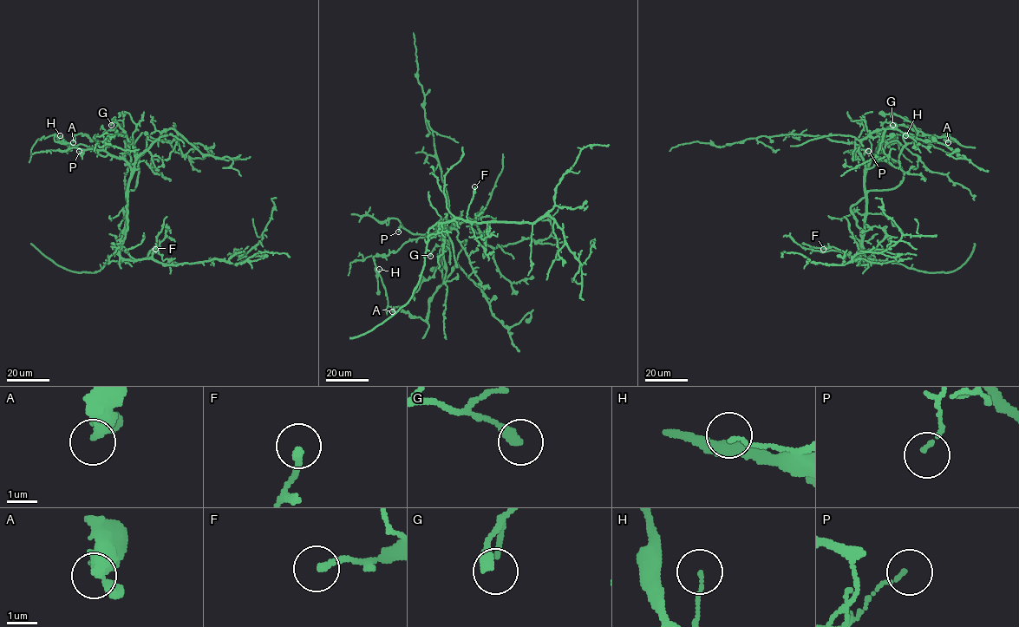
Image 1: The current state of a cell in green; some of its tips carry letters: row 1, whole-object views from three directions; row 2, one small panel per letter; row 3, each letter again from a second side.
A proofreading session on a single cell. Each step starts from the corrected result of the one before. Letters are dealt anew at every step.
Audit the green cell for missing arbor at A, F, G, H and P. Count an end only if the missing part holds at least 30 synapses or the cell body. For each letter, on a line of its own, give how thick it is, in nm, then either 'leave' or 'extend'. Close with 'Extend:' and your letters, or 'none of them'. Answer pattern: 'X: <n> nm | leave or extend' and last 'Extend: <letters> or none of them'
A: 320 nm | leave
F: 240 nm | leave
G: 360 nm | leave
H: 100 nm | leave
P: 130 nm | leave
Extend: none of them

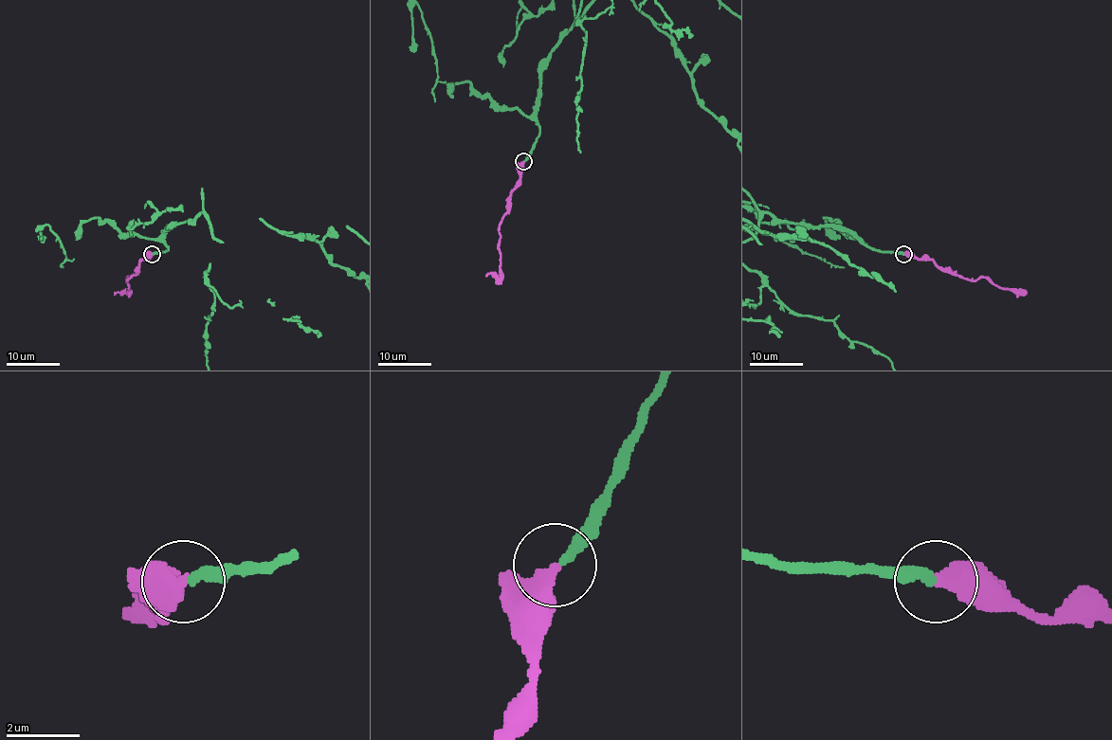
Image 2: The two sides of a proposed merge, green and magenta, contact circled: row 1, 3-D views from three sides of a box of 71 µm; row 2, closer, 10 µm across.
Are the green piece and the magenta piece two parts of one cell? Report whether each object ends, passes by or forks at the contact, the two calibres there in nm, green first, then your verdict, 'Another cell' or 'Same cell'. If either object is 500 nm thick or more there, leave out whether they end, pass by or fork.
At the ring green ends. At the ring magenta ends. Thickness 280 nm (green) against 400 nm. Same cell

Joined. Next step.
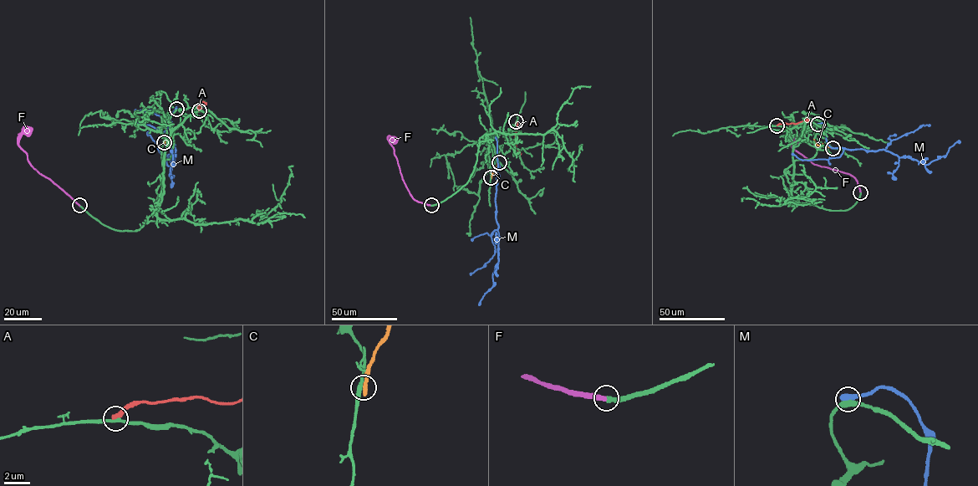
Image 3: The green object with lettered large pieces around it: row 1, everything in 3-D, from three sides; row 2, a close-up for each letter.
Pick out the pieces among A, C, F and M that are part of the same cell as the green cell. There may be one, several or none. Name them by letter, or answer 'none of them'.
F

